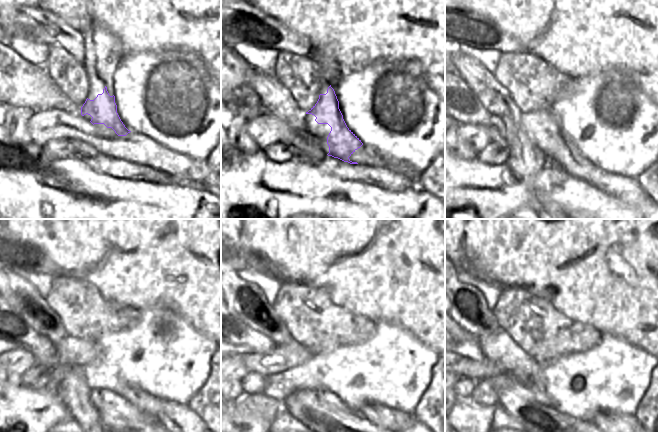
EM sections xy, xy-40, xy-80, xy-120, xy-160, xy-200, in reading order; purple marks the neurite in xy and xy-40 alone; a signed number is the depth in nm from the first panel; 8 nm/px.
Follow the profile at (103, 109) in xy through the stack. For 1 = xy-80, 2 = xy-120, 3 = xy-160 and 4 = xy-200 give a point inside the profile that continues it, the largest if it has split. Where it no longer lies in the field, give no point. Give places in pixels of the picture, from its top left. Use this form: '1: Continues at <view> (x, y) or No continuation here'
1: Continues at xy-80 (562, 151)
2: Continues at xy-120 (150, 406)
3: Continues at xy-160 (377, 414)
4: Continues at xy-200 (608, 422)

